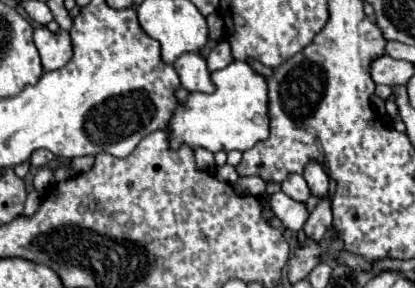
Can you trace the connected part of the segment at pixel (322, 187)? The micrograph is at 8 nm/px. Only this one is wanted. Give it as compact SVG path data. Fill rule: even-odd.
M314 161L308 163L308 167L306 167L306 171L304 171L304 179L306 179L306 183L308 183L312 195L316 195L318 199L324 199L324 197L326 197L330 179L328 179L326 171L324 171L318 163L314 163Z

